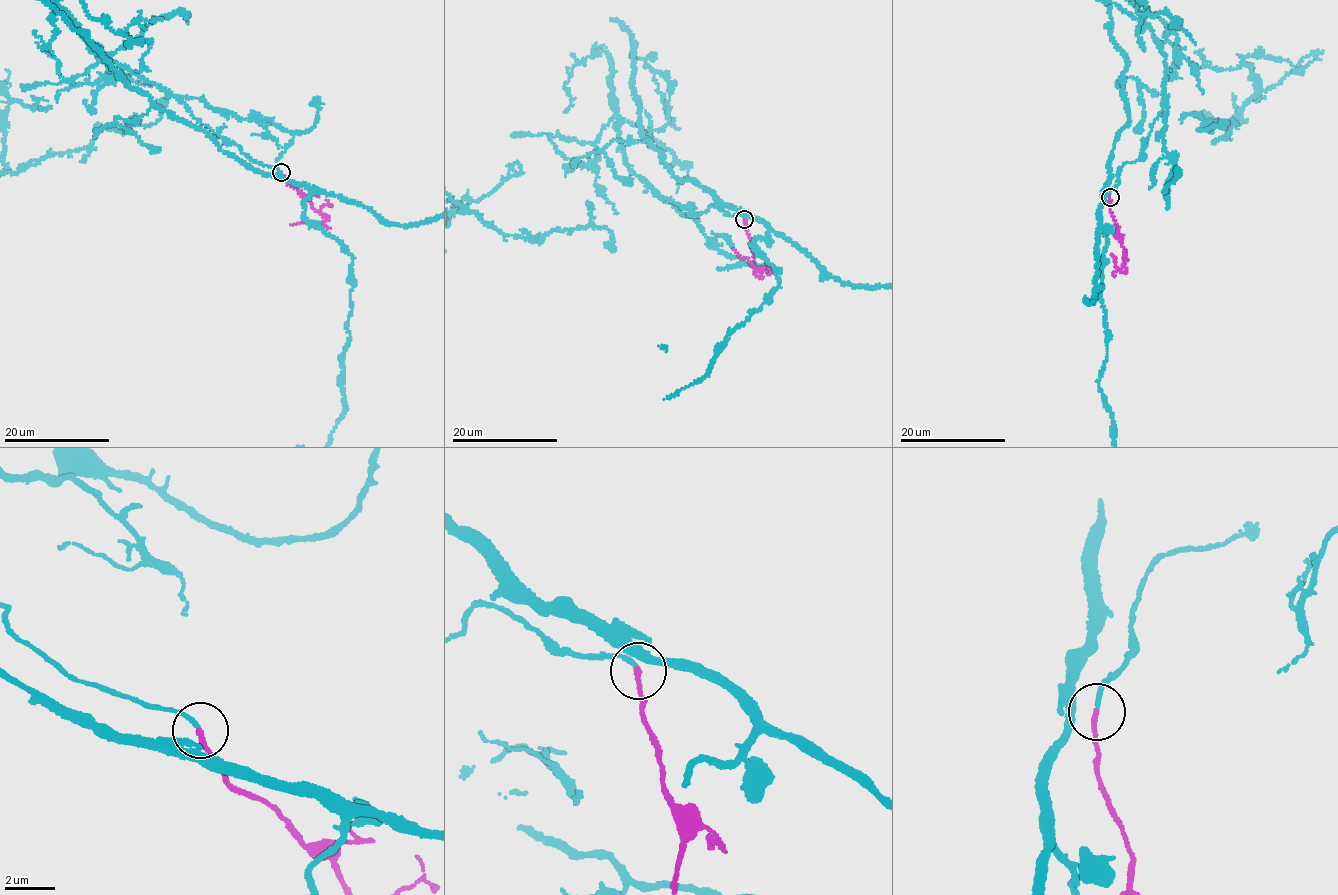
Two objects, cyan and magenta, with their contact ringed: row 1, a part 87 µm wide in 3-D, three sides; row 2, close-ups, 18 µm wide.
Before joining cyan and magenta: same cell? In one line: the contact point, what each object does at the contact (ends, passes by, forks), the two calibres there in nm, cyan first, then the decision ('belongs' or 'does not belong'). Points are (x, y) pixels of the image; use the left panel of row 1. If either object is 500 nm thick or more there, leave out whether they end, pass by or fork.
place (281, 172); cyan passes by; magenta ends; calibres 120 and 190 nm; belongs

